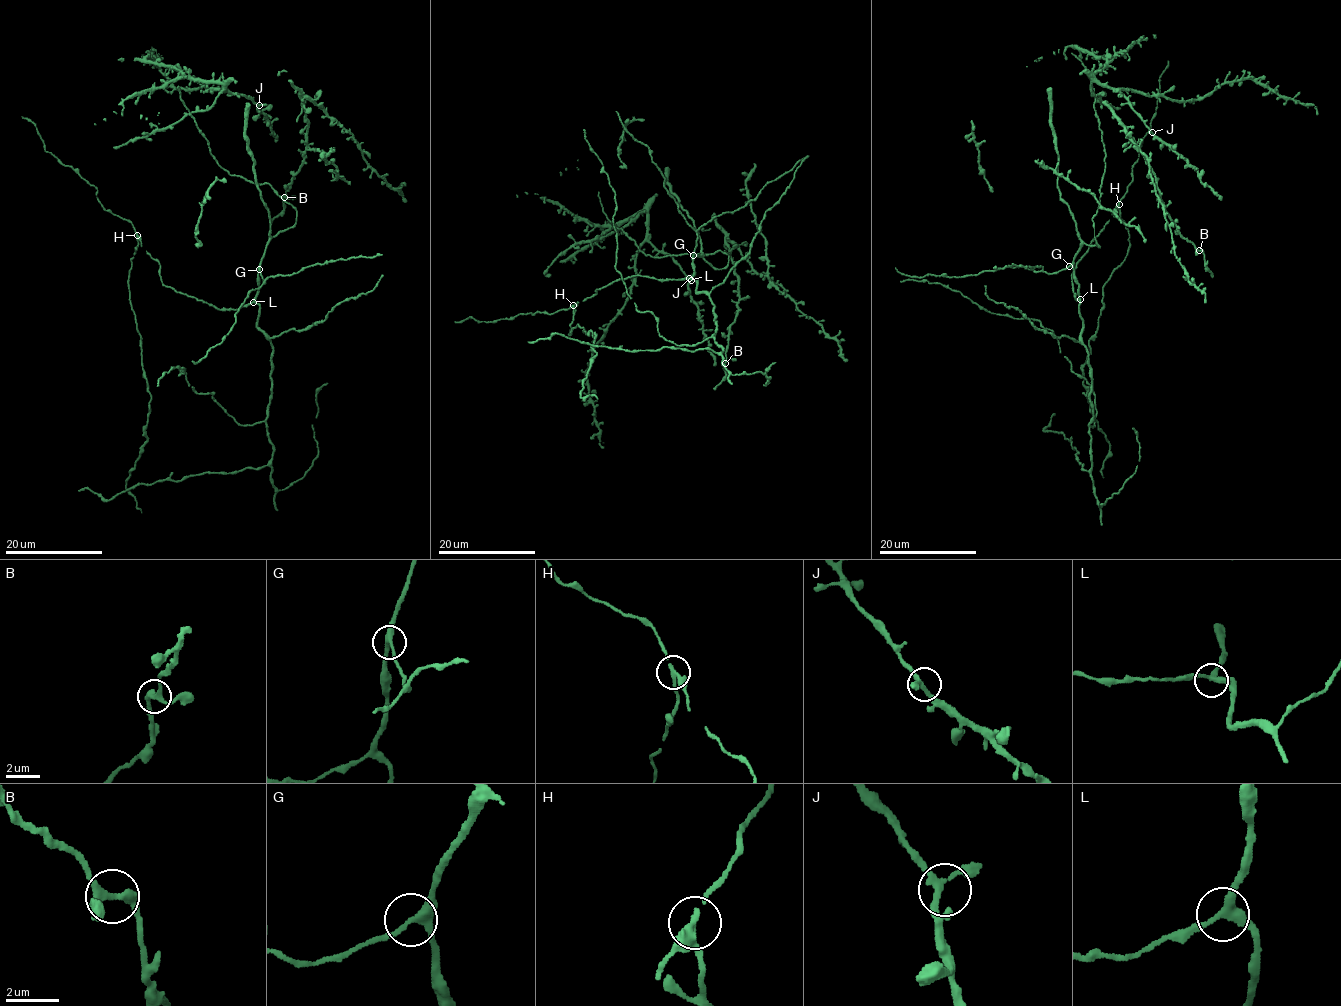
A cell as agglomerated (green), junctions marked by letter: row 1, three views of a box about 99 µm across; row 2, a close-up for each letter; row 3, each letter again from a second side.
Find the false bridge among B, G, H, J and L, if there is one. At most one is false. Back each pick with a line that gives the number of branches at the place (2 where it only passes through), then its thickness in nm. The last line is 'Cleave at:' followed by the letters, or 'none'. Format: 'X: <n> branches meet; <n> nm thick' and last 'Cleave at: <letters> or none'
H: 3 branches meet; 240 nm thick
Cleave at: H

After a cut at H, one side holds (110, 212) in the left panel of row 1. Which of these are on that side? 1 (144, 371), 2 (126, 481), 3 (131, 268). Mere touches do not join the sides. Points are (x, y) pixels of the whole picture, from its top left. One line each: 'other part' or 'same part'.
1: other part
2: other part
3: other part

